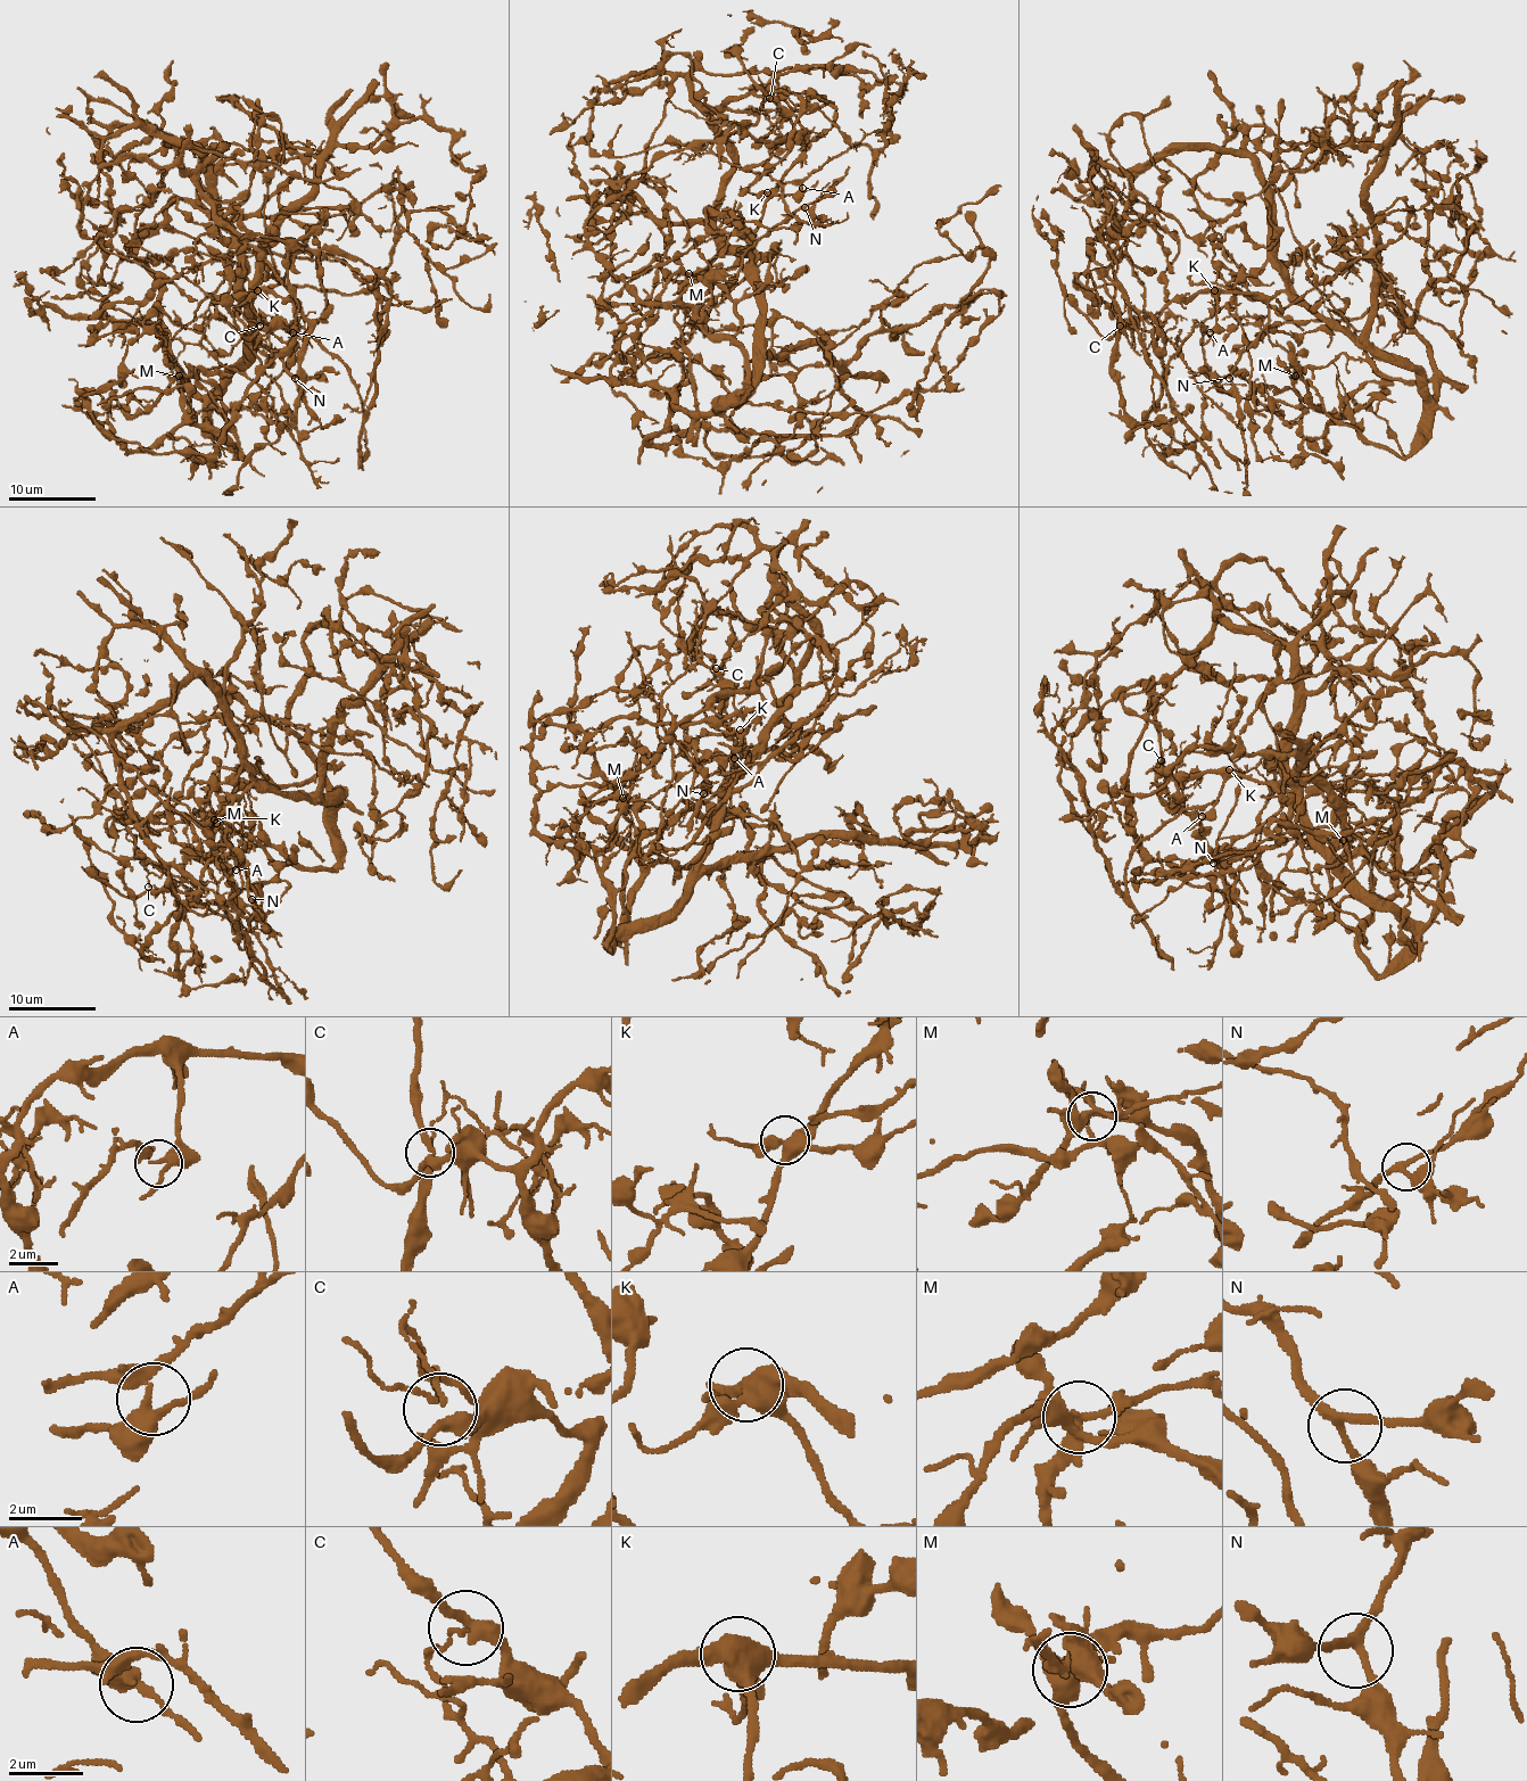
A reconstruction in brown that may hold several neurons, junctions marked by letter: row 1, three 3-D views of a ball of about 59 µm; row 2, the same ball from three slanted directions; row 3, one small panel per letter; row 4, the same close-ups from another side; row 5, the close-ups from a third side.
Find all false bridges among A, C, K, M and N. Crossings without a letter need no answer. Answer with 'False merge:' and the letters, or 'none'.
False merge: none

